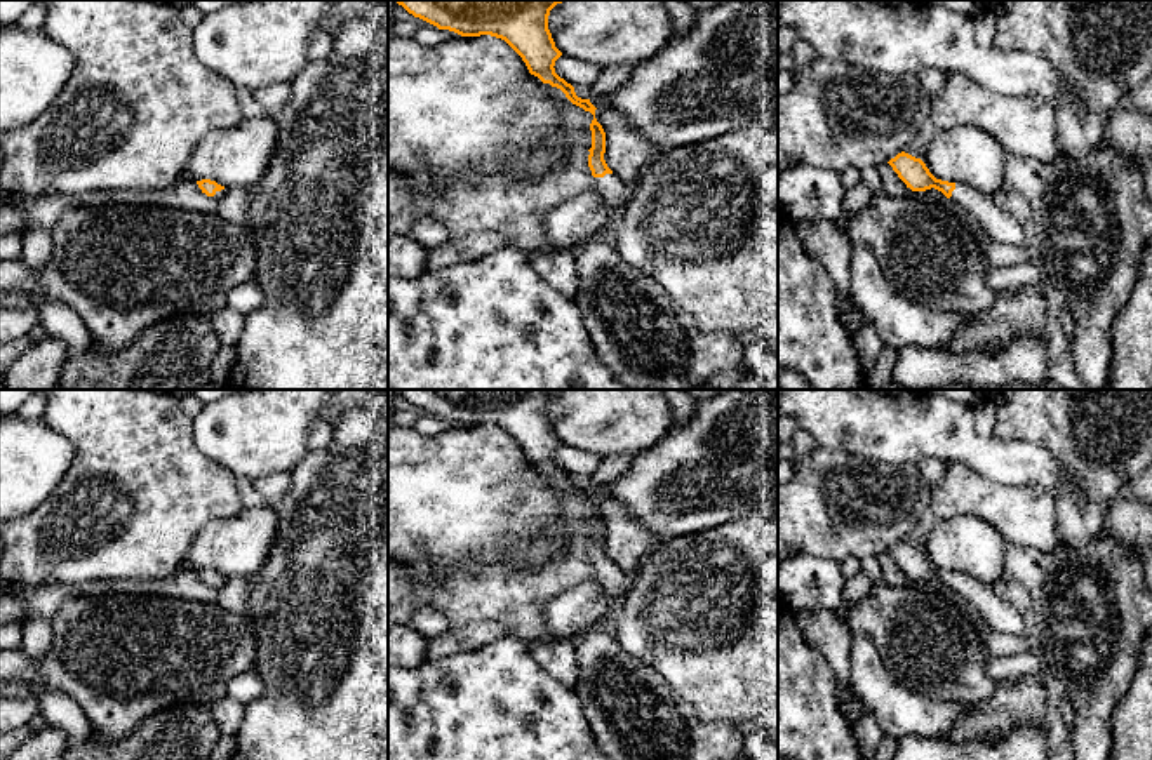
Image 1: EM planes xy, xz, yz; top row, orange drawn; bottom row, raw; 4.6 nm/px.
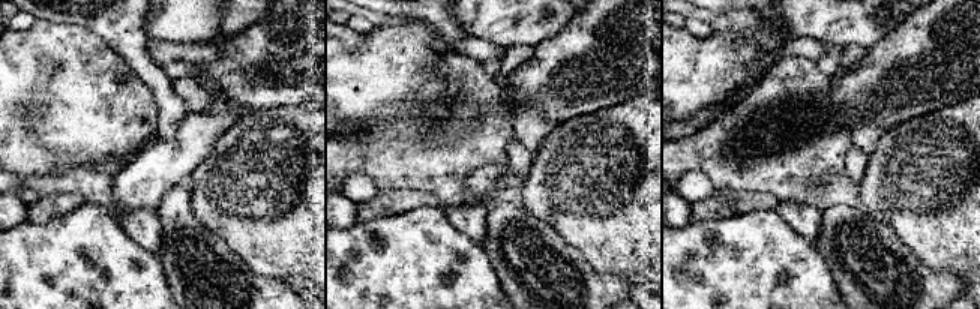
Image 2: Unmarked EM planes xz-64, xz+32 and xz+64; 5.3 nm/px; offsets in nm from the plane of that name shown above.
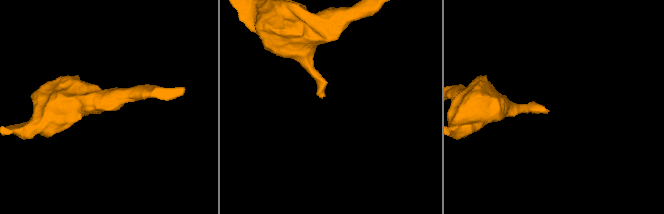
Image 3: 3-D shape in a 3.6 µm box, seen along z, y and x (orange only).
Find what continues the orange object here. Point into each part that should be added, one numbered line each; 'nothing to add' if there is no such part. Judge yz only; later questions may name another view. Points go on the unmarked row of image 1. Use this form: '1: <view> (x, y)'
1: yz (1001, 616)

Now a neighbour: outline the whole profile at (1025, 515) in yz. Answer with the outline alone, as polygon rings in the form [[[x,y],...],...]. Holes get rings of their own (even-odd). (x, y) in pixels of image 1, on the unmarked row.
[[[945,463],[945,478],[933,487],[931,503],[905,543],[922,548],[941,523],[975,517],[992,525],[1006,543],[1049,553],[1060,548],[1056,499],[1037,485],[1004,485],[969,470]]]

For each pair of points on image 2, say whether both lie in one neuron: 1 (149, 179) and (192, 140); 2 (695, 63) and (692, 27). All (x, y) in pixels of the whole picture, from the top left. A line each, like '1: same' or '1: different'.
1: same
2: different

